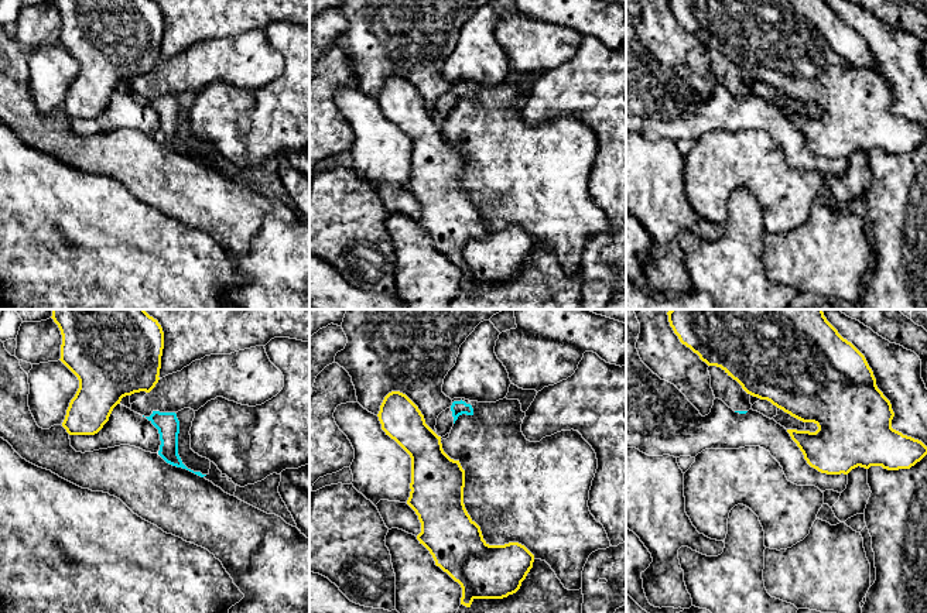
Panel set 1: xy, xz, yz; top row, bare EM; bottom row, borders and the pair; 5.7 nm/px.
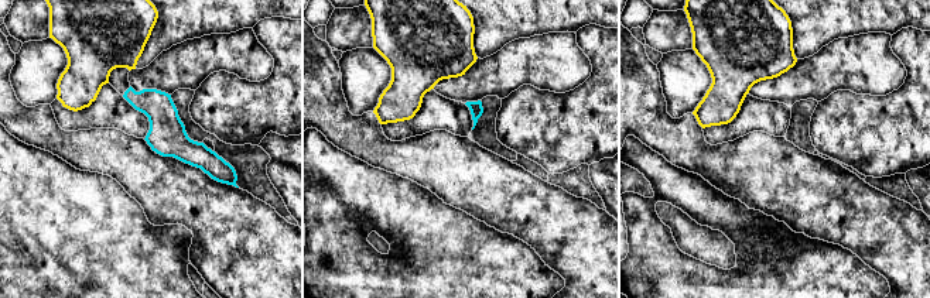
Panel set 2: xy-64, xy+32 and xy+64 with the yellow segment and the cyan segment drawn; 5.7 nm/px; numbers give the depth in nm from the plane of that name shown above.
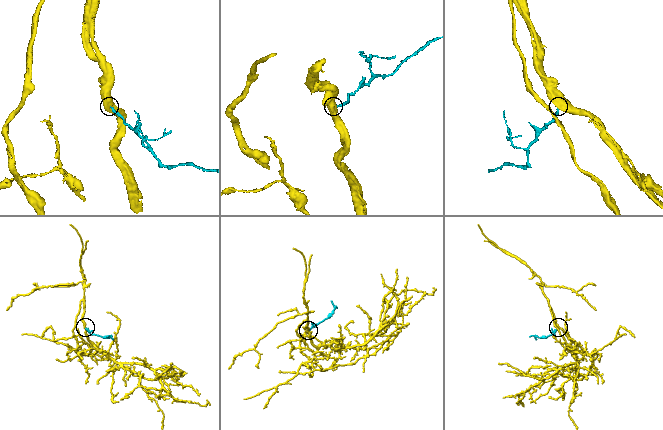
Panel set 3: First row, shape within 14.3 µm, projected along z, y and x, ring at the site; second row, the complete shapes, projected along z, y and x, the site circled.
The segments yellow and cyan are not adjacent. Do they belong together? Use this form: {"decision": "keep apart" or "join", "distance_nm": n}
{"decision": "keep apart", "distance_nm": 110}

